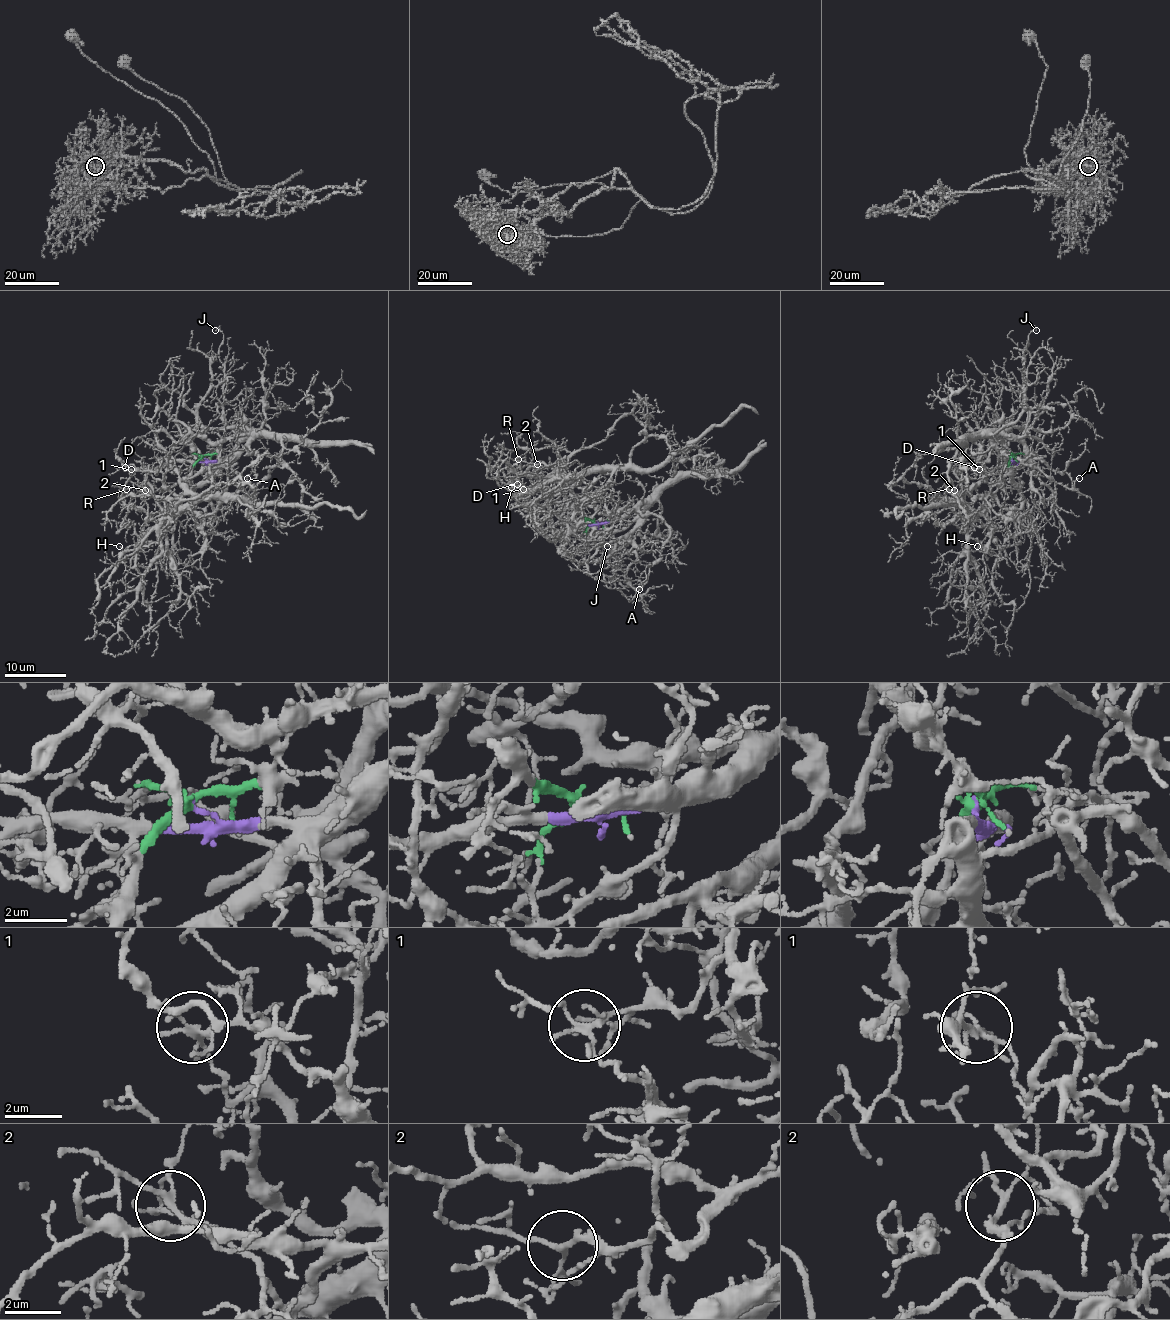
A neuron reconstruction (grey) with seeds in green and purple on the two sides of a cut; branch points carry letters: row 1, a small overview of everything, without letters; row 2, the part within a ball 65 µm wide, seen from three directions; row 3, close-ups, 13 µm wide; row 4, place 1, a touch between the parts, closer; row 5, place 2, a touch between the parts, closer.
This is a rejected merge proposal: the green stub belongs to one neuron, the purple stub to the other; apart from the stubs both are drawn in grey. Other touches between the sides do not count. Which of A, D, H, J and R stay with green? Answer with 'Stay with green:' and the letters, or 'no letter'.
Stay with green: D, H, R

